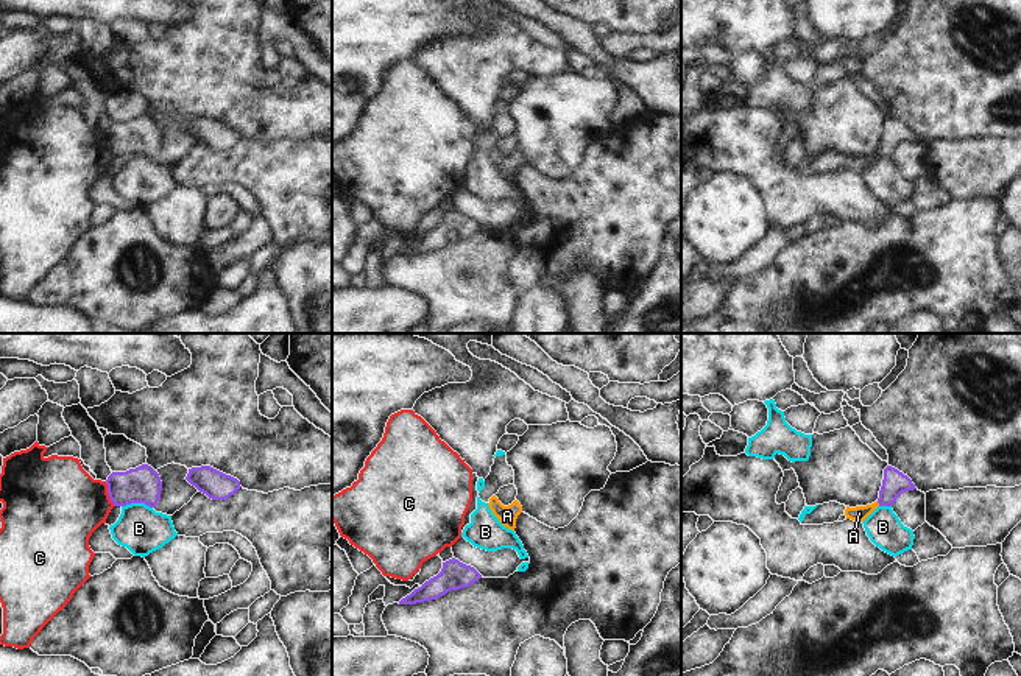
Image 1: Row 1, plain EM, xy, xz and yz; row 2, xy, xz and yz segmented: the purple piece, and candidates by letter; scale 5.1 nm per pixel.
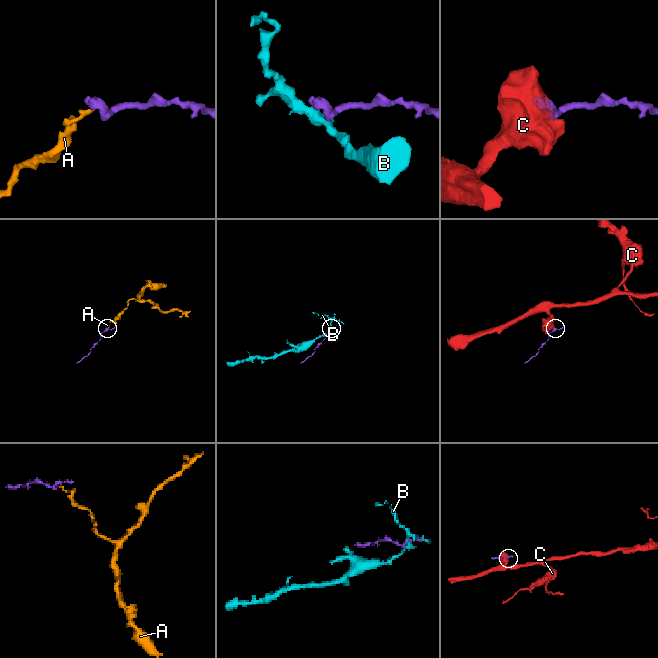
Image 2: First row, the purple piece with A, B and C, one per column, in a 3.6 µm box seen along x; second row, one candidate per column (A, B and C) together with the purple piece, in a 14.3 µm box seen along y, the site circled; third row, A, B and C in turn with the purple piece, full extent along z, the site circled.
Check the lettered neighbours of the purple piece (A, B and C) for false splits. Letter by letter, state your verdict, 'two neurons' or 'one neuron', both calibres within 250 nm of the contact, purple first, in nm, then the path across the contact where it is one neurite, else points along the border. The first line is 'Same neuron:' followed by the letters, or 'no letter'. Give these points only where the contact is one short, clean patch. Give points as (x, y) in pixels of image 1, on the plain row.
Same neuron: A
A: one neuron | 120/80 nm | across yz (895, 134), (878, 153), (859, 164)
B: two neurons | 190/240 nm
C: two neurons | 190/420 nm | along xy (105, 133), (108, 148), (114, 156)

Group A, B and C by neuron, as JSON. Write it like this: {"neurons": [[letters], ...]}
{"neurons": [["A"], ["B"], ["C"]]}

